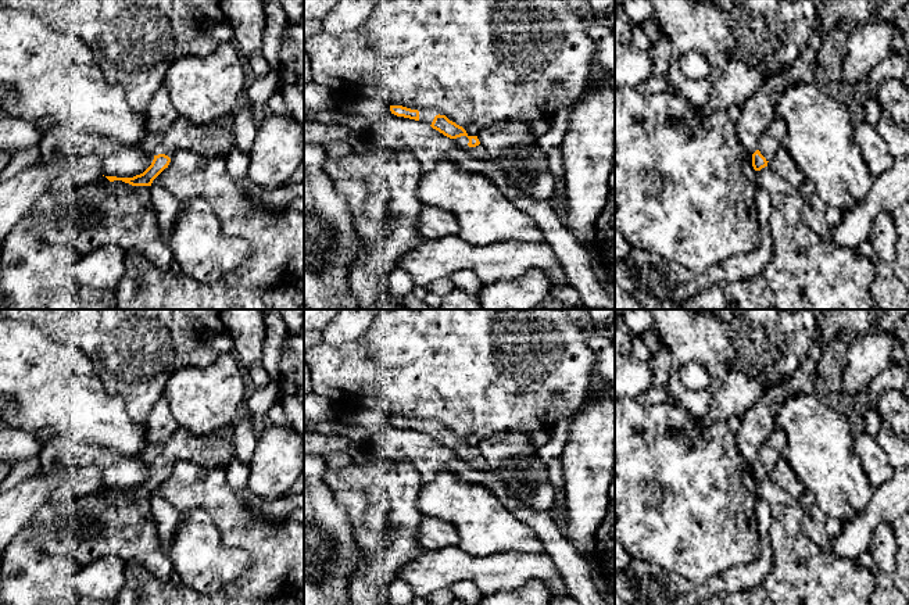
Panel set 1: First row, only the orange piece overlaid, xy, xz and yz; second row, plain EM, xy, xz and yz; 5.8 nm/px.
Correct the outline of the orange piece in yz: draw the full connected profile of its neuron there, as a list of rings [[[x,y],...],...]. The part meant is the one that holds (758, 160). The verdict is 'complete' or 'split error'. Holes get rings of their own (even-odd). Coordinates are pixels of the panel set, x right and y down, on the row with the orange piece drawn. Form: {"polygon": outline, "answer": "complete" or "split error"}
{"polygon": [[[773,117],[758,139],[758,150],[752,154],[752,167],[761,171],[767,167],[774,153],[781,147],[787,129],[781,118]]], "answer": "split error"}

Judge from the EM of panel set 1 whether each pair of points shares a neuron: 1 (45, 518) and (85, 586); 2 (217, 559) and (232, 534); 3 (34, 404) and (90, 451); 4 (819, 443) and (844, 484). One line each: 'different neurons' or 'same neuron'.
1: different neurons
2: different neurons
3: different neurons
4: same neuron

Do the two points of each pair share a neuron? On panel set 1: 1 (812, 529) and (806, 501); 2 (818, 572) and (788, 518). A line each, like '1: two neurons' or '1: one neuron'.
1: one neuron
2: one neuron

